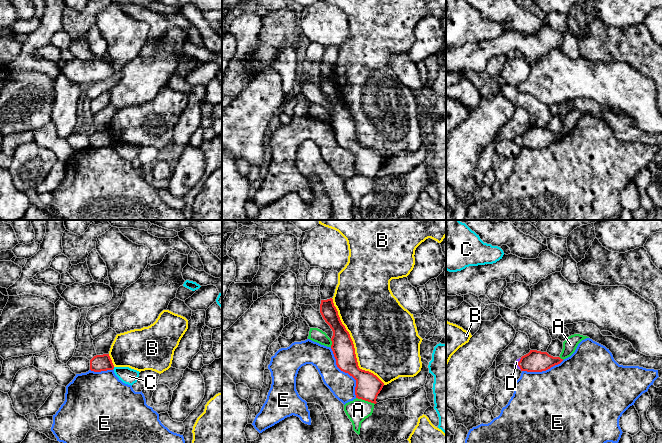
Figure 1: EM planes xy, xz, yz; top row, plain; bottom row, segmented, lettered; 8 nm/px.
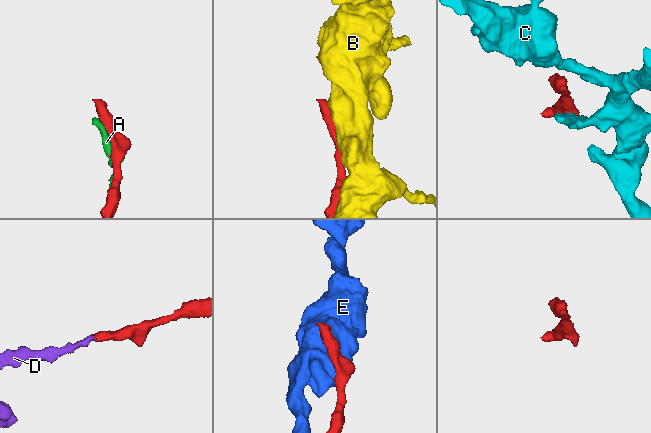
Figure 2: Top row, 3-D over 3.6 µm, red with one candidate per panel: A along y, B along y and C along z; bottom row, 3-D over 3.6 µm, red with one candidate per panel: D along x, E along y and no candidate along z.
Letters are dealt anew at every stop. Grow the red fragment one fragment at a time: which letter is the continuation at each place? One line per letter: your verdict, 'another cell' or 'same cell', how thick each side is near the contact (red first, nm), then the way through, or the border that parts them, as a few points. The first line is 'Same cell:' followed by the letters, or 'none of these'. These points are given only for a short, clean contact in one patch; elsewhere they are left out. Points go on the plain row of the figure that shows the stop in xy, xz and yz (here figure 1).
Same cell: D
A: another cell | 200/180 nm
B: another cell | 180/500 nm
C: another cell | 140/130 nm
D: same cell | 180/30 nm | across yz (535, 137), (518, 140), (516, 138)
E: another cell | 200/200 nm

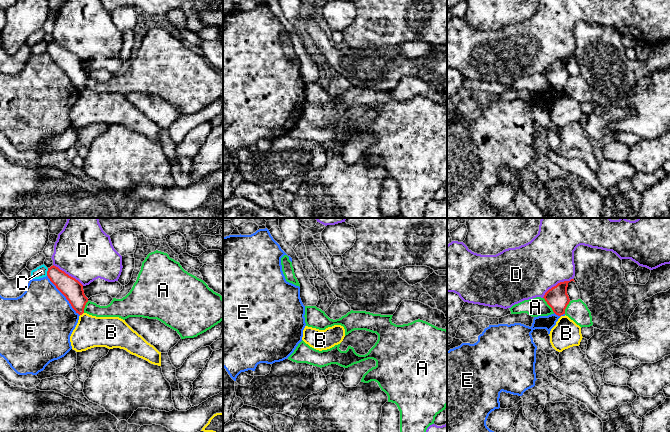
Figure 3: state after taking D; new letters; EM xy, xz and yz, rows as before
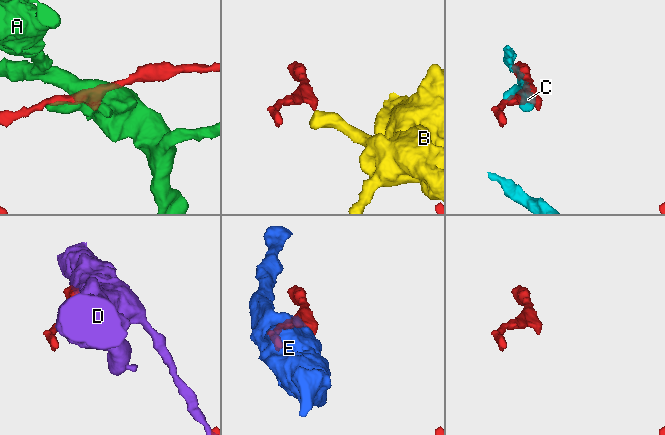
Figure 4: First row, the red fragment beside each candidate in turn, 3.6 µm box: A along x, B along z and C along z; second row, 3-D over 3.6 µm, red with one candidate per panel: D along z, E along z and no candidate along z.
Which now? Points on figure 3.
Same cell: none of these
A: another cell | 180/150 nm
B: another cell | 170/260 nm
C: another cell | 170/90 nm
D: another cell | 180/420 nm
E: another cell | 170/480 nm

